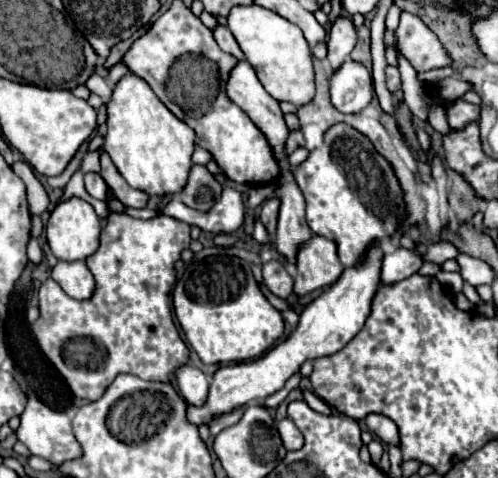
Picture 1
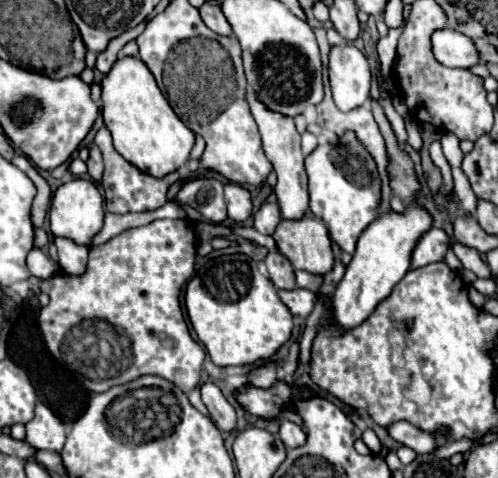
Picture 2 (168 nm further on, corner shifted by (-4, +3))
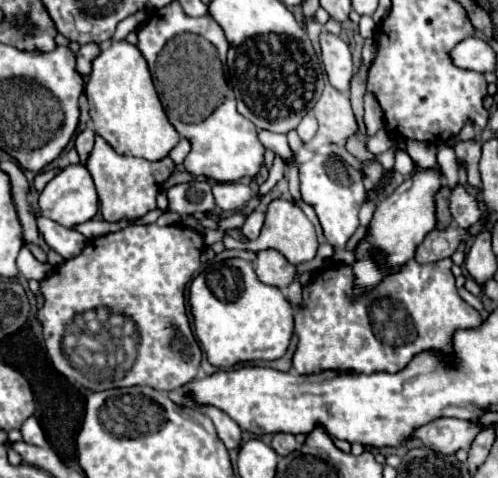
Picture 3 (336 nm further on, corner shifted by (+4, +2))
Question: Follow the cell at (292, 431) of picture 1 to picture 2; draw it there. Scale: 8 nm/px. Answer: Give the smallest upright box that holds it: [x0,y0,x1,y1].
[278,420,306,448]

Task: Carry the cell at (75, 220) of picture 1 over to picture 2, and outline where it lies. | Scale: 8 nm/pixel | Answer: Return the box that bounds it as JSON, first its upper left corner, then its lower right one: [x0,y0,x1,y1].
[48,178,104,244]

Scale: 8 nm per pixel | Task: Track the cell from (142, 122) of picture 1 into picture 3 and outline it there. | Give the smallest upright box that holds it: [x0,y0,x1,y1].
[84,41,180,161]

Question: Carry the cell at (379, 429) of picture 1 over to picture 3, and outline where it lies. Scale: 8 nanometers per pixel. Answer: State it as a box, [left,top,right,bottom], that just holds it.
[412,417,482,455]

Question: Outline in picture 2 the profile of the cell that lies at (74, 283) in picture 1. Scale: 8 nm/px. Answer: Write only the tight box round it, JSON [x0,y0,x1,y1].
[54,238,88,274]

